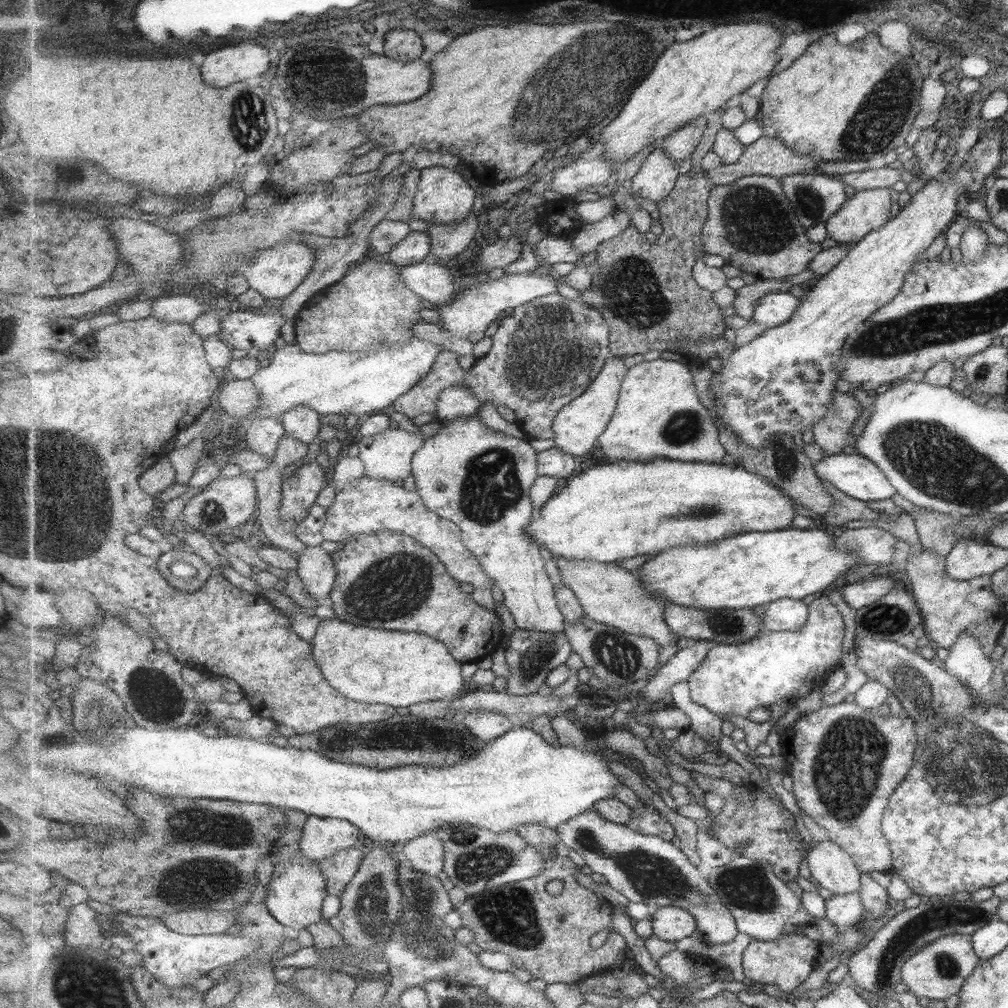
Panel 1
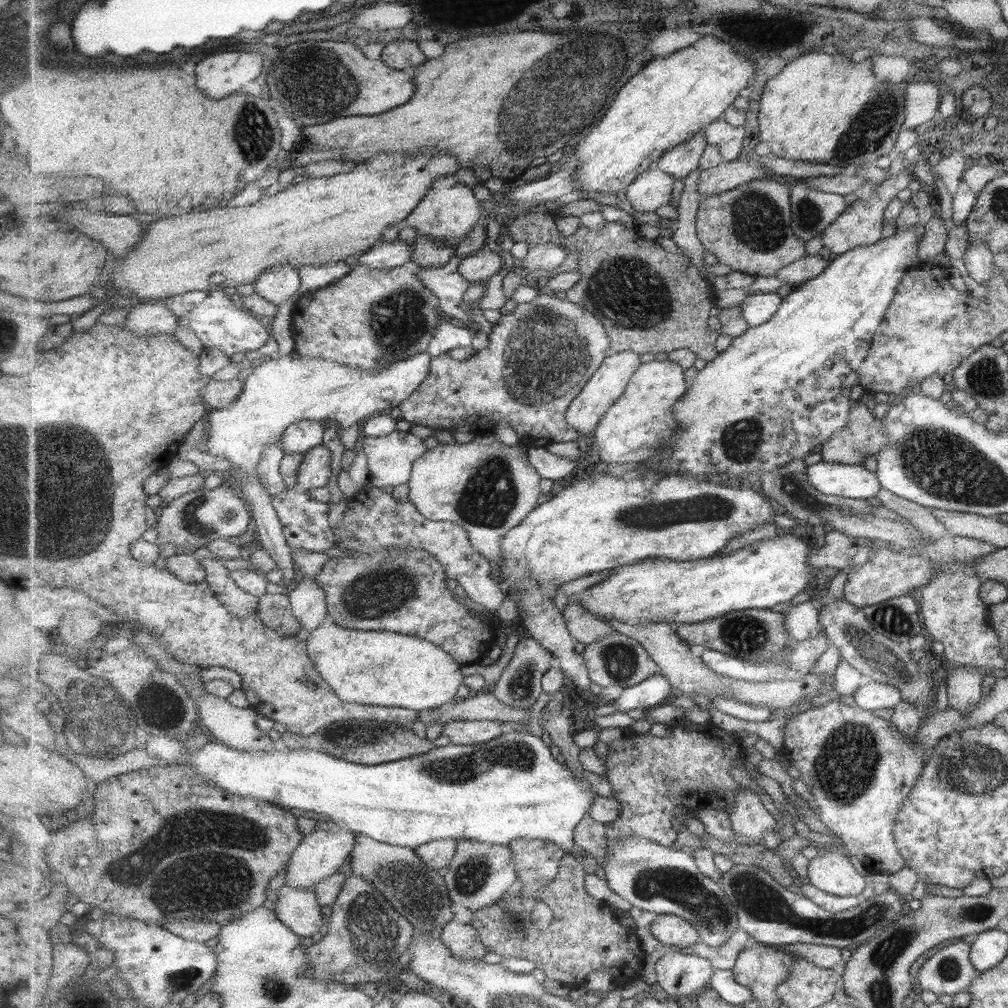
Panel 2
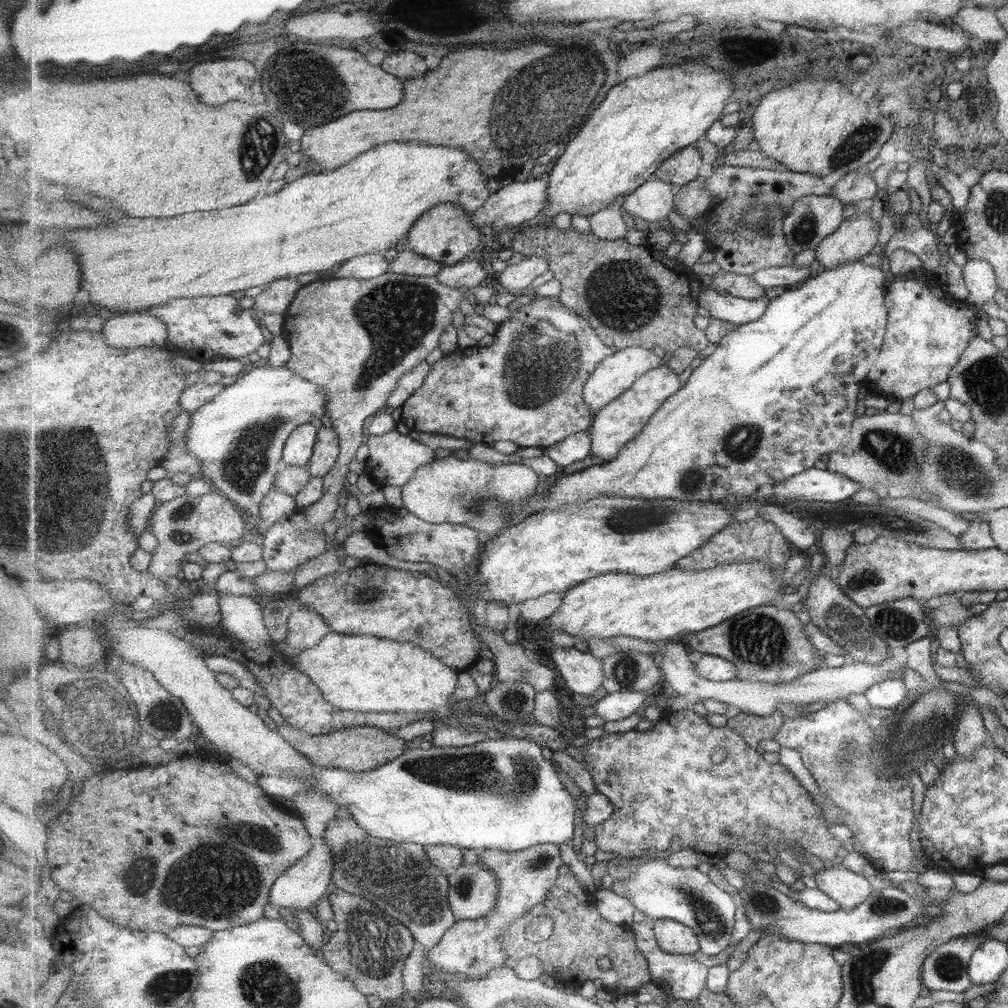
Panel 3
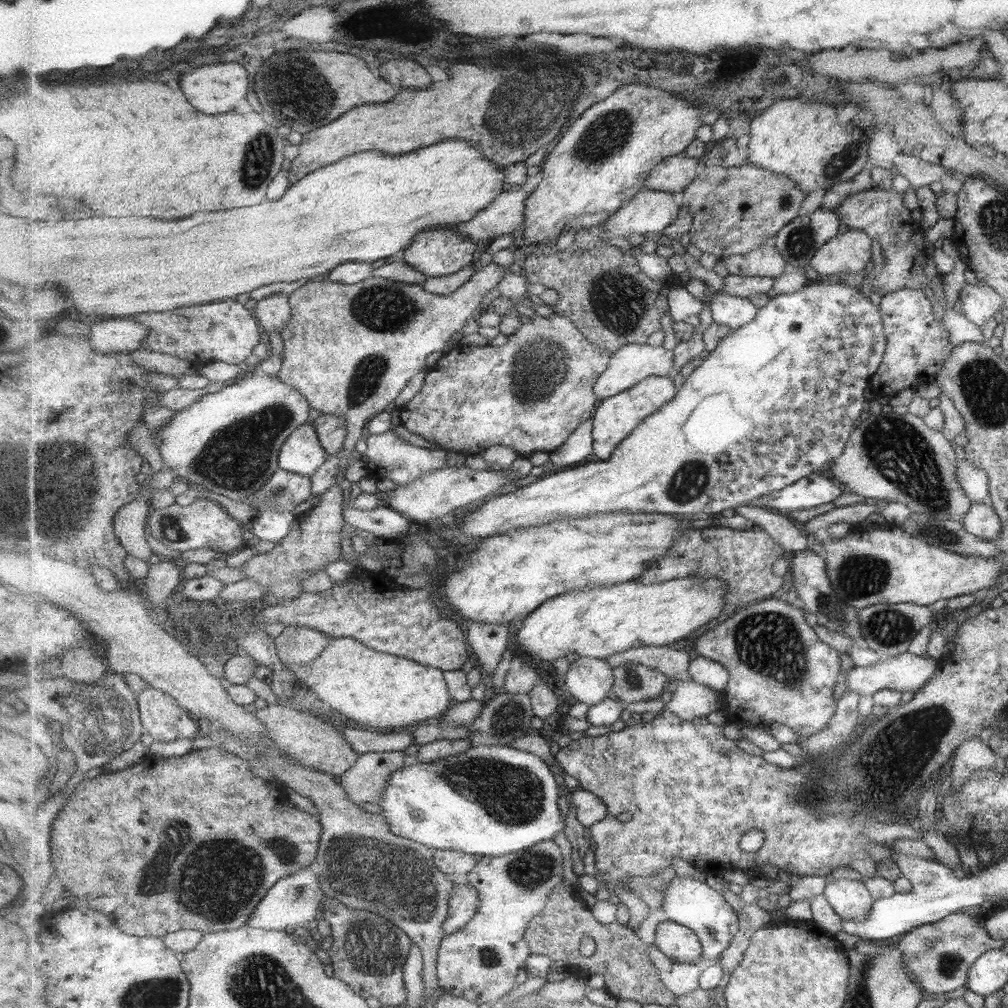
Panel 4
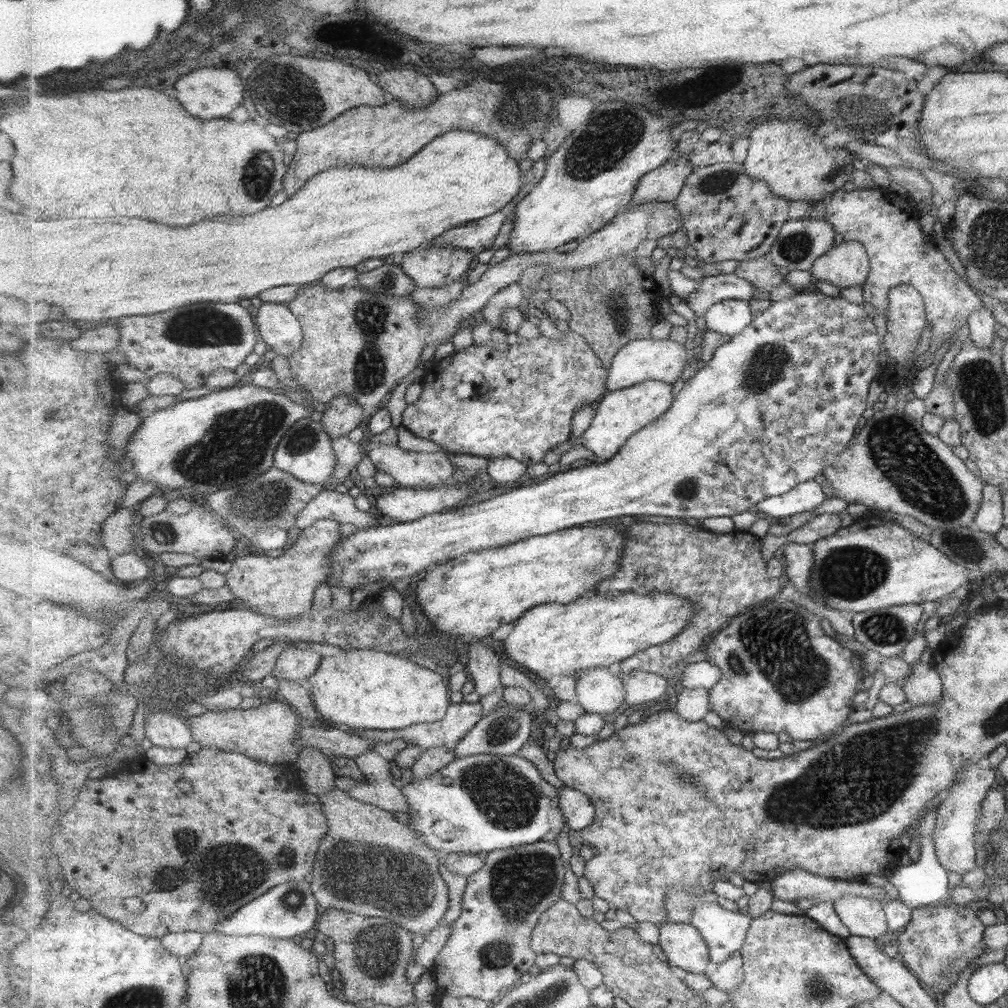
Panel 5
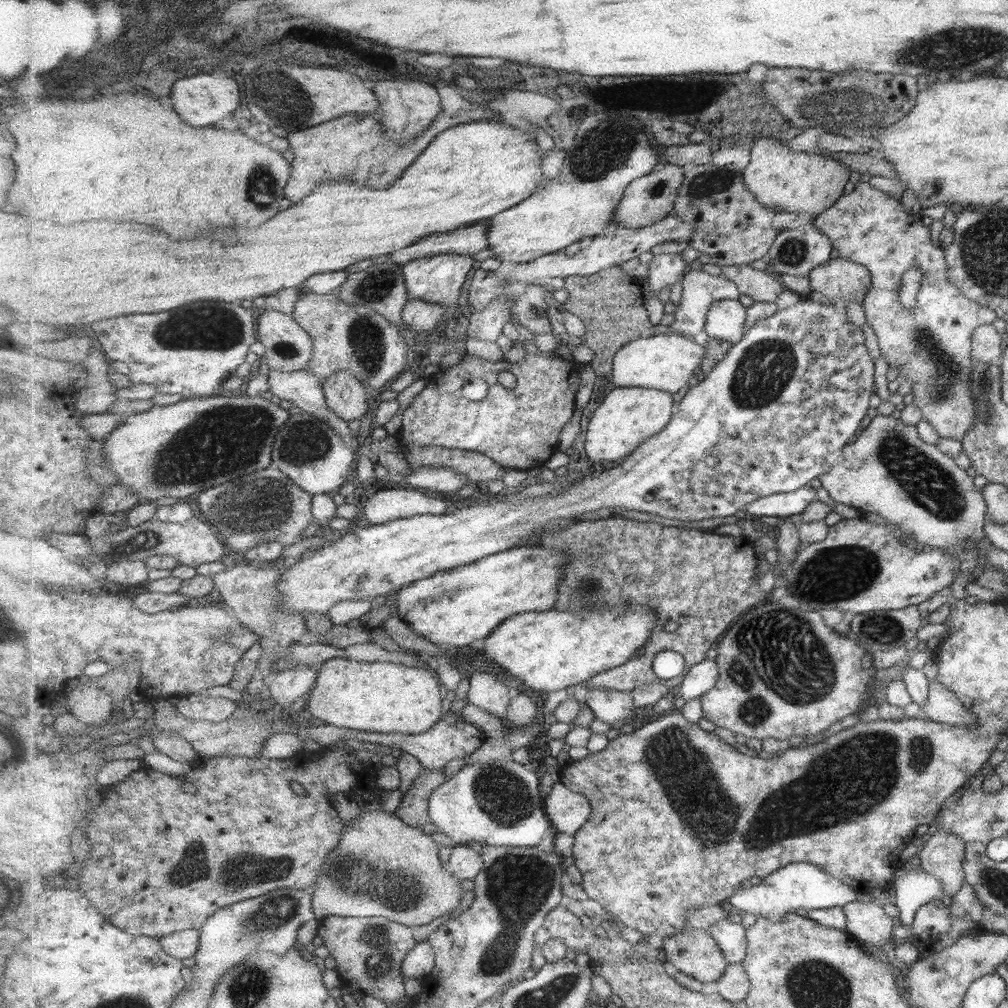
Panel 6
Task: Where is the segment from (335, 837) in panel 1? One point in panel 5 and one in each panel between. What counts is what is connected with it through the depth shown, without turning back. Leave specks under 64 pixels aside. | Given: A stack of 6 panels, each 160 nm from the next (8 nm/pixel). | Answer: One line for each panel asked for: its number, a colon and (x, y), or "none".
2: (322, 853)
3: (303, 886)
4: (296, 901)
5: (289, 910)

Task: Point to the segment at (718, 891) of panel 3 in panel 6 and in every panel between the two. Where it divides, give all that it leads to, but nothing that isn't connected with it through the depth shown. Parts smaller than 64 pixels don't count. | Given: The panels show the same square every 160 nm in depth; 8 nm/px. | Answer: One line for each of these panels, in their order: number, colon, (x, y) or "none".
4: (714, 918)
5: (726, 932)
6: (730, 934)

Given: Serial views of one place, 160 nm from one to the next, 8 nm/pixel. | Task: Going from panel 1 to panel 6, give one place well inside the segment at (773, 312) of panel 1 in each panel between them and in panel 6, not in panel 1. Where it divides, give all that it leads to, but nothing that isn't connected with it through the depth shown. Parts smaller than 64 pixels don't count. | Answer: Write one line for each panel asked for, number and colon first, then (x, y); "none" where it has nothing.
2: (758, 309)
3: (737, 310)
4: (733, 311)
5: (730, 317)
6: (726, 321)

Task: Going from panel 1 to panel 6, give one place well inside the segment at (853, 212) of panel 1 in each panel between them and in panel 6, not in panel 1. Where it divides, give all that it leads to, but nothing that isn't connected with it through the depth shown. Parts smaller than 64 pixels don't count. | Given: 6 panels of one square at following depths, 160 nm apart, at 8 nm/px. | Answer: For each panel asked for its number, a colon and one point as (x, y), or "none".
2: (860, 225)
3: (856, 237)
4: (848, 253)
5: (846, 265)
6: (839, 278)

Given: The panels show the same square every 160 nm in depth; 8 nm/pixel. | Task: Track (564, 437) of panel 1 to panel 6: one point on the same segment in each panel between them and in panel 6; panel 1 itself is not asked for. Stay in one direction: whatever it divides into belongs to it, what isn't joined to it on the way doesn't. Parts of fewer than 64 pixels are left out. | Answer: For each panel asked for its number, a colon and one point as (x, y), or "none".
2: (608, 384)
3: (616, 374)
4: (631, 364)
5: (641, 360)
6: (667, 362)

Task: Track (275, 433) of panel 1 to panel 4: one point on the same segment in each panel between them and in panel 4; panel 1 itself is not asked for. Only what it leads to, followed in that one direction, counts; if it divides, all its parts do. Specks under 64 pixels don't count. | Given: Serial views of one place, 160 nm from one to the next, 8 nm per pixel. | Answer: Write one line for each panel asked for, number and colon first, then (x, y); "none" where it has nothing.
2: (268, 470)
3: (277, 505)
4: (274, 525)

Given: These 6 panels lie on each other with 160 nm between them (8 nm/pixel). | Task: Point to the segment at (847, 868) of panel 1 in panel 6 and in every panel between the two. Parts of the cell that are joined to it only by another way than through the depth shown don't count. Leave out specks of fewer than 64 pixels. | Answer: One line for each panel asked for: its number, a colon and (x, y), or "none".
2: (832, 872)
3: (847, 889)
4: (851, 900)
5: (862, 917)
6: (868, 924)

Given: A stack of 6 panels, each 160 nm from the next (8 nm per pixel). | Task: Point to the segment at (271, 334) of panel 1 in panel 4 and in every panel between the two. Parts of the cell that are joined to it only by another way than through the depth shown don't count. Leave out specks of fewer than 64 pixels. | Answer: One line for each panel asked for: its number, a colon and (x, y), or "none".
2: (218, 326)
3: (214, 325)
4: (226, 331)

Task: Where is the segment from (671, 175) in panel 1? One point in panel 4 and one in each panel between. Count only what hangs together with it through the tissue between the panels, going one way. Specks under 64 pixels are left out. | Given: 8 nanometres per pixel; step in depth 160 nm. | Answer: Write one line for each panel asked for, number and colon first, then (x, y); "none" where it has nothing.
2: (654, 188)
3: (653, 202)
4: (651, 212)

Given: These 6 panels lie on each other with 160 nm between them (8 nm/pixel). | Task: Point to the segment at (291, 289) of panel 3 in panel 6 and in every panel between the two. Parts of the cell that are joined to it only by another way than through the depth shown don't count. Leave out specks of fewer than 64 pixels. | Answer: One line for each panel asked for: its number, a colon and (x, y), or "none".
4: (274, 313)
5: (281, 329)
6: (288, 347)

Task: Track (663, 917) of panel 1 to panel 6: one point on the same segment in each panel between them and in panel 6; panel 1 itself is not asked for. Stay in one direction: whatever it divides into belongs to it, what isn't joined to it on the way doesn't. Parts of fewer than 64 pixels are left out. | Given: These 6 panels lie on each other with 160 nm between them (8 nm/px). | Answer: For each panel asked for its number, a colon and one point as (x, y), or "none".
2: (673, 931)
3: (675, 938)
4: (679, 943)
5: (685, 946)
6: (695, 952)

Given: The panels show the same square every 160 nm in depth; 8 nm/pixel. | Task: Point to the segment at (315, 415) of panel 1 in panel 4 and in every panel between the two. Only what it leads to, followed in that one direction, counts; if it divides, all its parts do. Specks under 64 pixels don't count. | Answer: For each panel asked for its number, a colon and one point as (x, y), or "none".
2: (299, 438)
3: (300, 446)
4: (303, 454)

